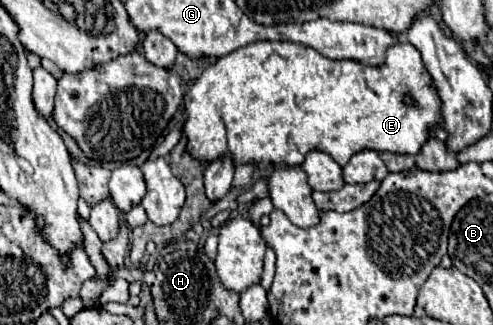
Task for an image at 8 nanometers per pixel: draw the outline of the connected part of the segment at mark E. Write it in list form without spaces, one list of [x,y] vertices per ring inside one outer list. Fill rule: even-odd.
[[[399,40],[397,44],[387,48],[385,54],[385,62],[381,66],[367,66],[355,60],[327,60],[323,54],[319,54],[313,48],[307,46],[299,46],[293,42],[253,42],[247,44],[245,48],[239,48],[227,56],[221,56],[213,66],[209,66],[201,78],[193,84],[193,88],[185,94],[185,110],[187,110],[187,120],[183,126],[183,134],[187,138],[187,150],[193,158],[199,160],[215,160],[221,154],[225,154],[227,150],[233,154],[233,162],[241,164],[241,162],[283,162],[289,166],[299,166],[305,158],[307,152],[311,150],[321,150],[325,154],[329,154],[339,166],[343,166],[355,152],[371,148],[377,152],[395,152],[395,154],[417,154],[423,144],[431,138],[431,132],[435,126],[441,124],[443,120],[443,112],[441,112],[441,98],[435,90],[435,84],[431,82],[431,74],[427,72],[423,58],[419,54],[419,50],[415,46],[411,46],[405,40]],[[405,98],[411,98],[413,102],[407,104]]]

